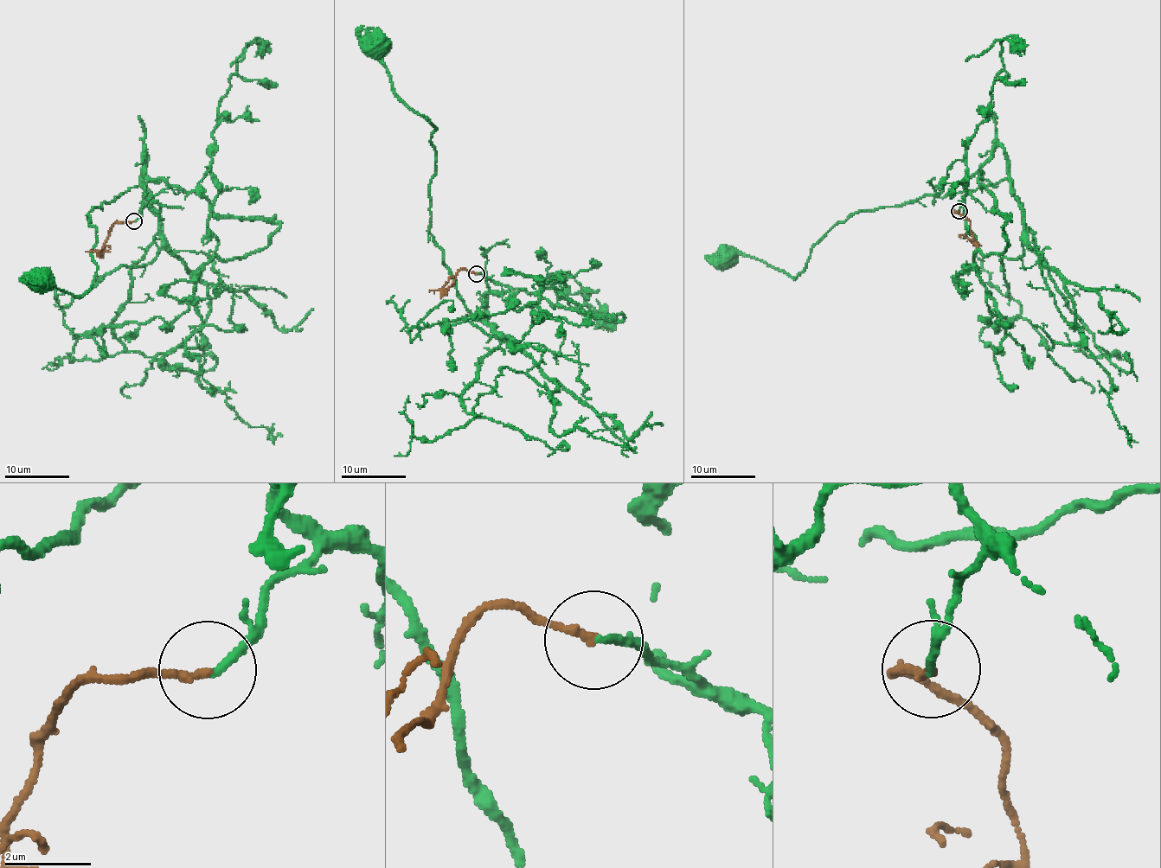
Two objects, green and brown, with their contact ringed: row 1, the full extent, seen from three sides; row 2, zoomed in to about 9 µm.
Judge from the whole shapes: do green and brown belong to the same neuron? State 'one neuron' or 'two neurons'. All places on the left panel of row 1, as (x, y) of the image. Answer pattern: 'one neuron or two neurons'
one neuron

